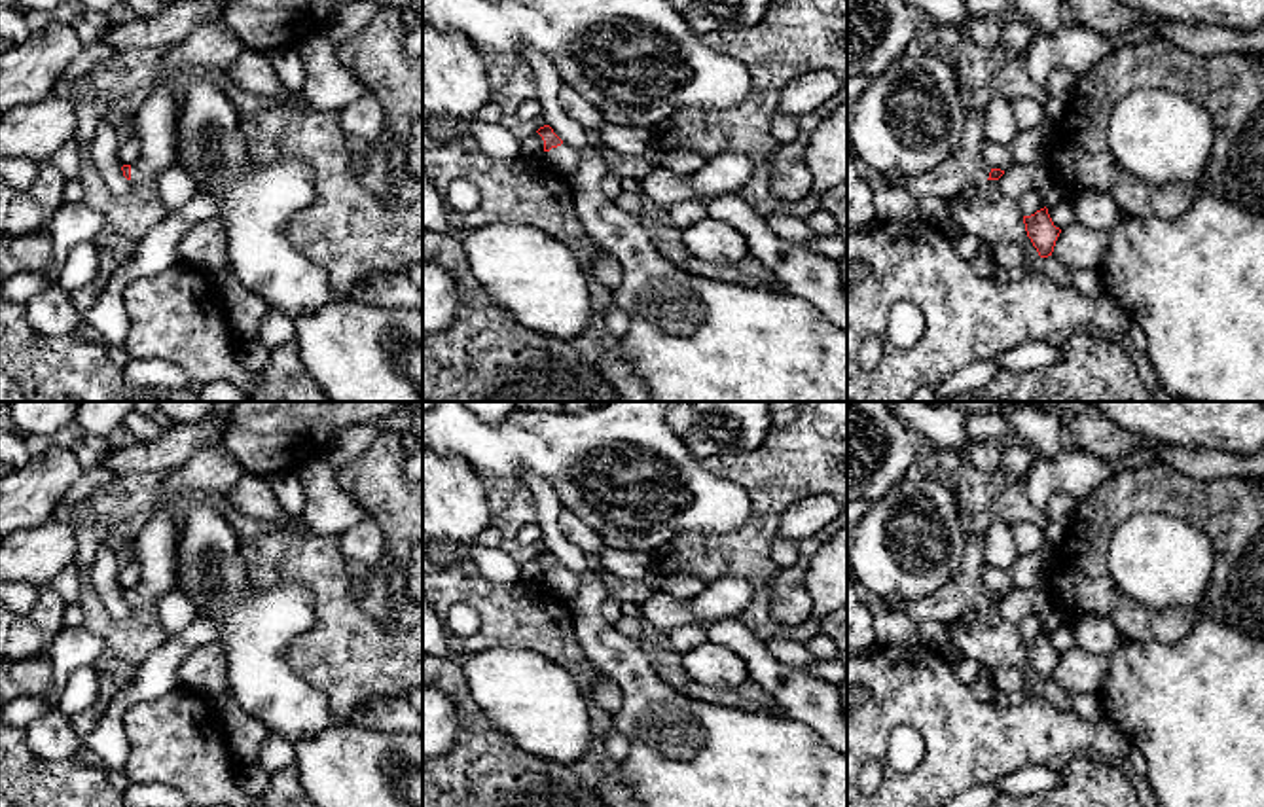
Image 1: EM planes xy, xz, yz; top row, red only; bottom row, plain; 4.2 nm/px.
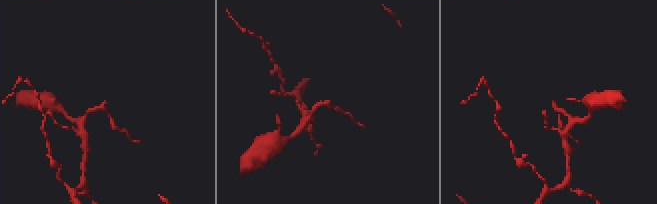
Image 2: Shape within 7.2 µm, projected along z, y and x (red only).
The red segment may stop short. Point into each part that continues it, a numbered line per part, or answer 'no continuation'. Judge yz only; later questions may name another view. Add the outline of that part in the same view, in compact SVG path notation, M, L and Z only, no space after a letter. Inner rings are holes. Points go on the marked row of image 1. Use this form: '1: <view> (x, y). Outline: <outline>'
1: yz (967, 167). Outline: M982 108L966 116L957 153L936 169L921 176L900 180L891 180L866 163L858 163L858 172L872 189L885 184L900 184L915 199L929 195L951 199L961 195L968 186L978 188L989 178L991 167L982 157L982 146L985 140L985 108Z

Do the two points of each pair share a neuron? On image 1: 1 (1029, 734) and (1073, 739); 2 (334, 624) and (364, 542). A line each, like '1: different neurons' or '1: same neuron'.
1: same neuron
2: different neurons

